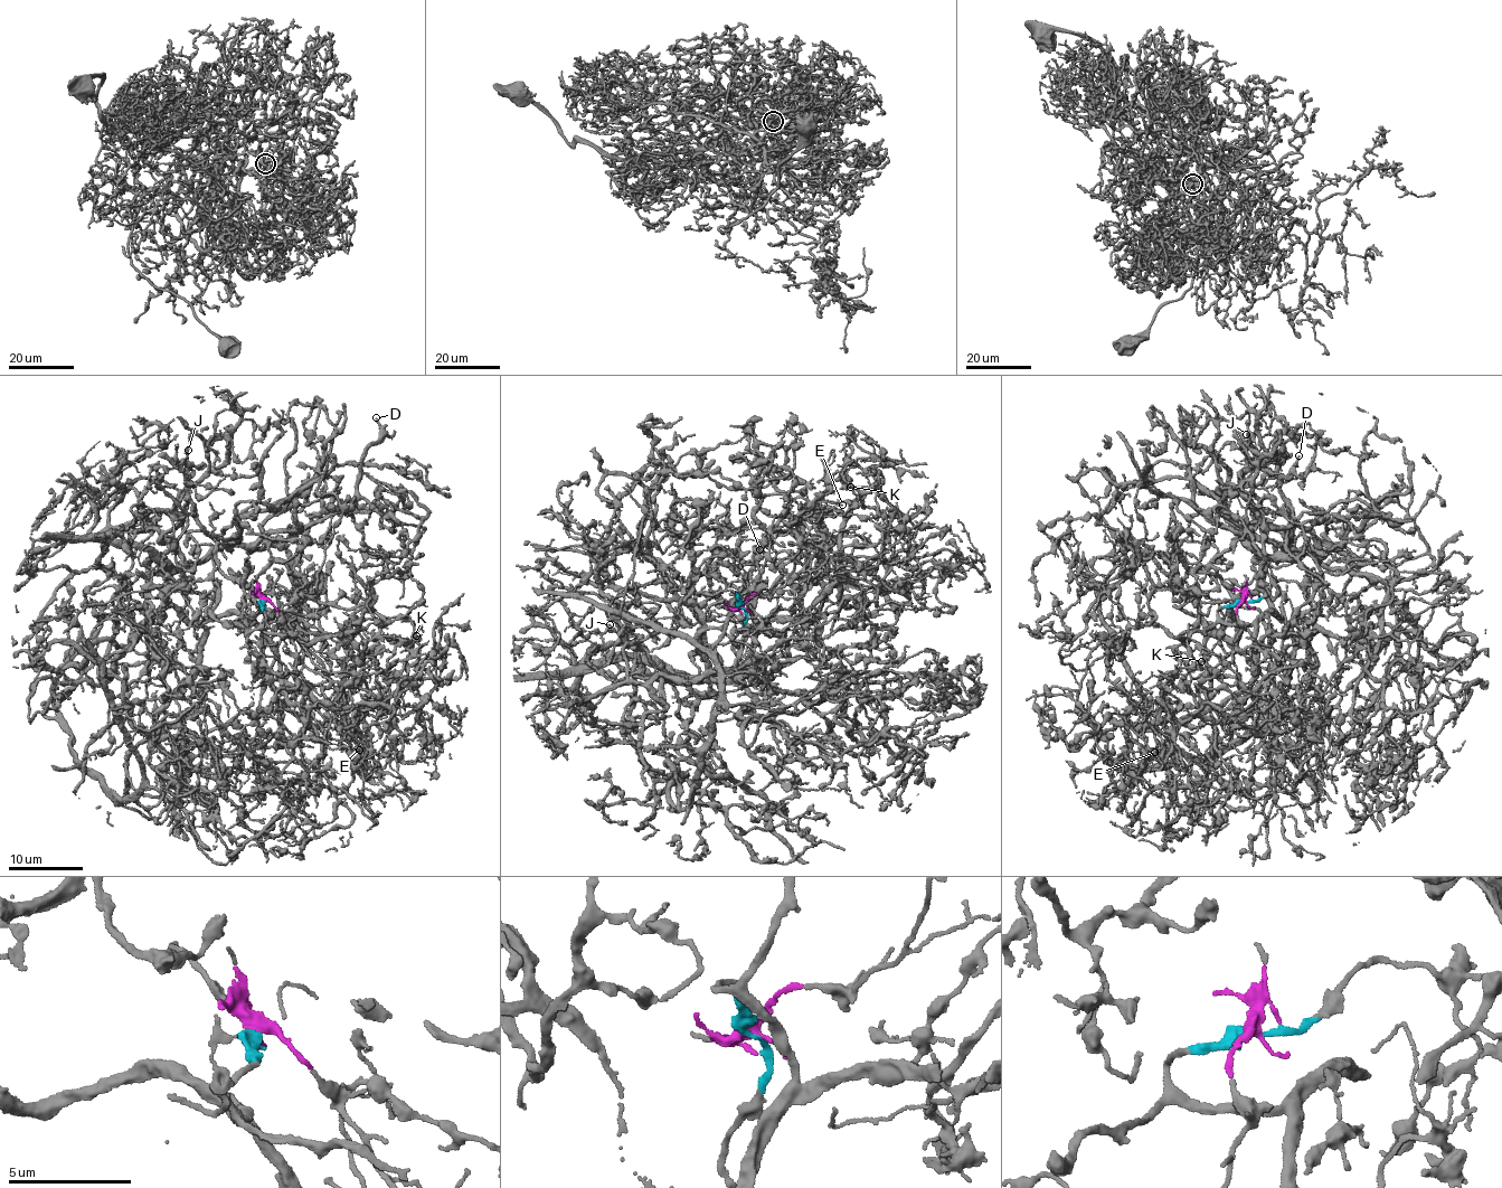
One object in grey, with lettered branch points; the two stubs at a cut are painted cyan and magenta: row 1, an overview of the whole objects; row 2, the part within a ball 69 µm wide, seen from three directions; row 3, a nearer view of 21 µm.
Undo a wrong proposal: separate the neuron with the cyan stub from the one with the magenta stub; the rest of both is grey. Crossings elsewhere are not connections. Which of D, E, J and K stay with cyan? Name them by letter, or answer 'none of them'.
D, J

